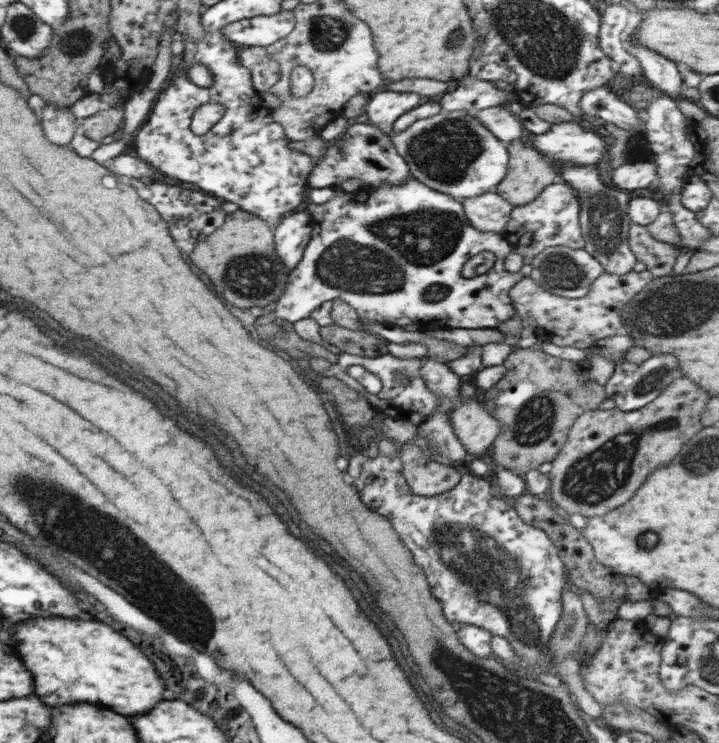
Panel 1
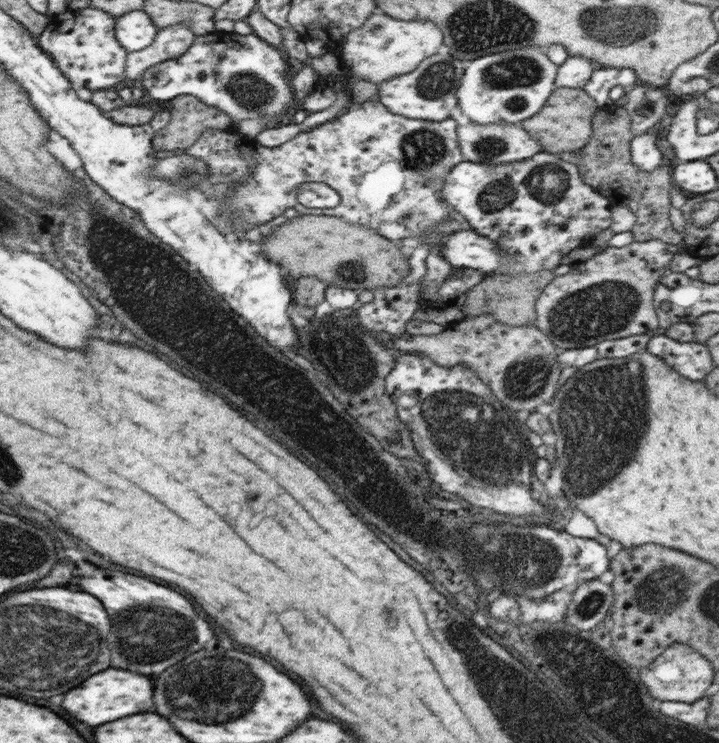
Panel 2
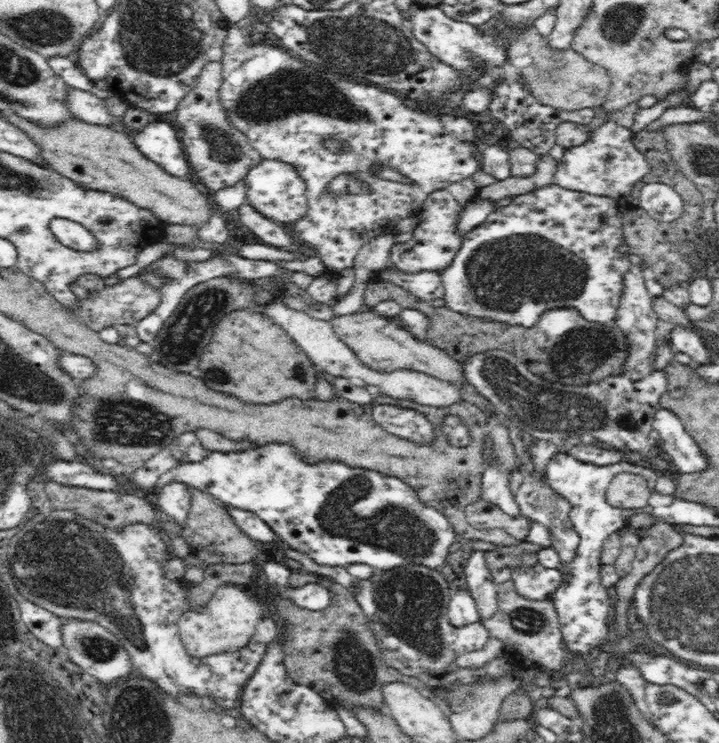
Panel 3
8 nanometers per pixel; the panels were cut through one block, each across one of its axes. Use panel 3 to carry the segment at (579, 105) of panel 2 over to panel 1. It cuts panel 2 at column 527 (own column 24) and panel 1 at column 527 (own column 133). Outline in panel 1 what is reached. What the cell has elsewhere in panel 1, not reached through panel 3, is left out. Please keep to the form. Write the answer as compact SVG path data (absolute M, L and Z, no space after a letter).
M525 137L510 141L509 170L494 191L506 199L512 206L526 205L550 184L554 184L560 174L556 164L546 155L542 155Z

